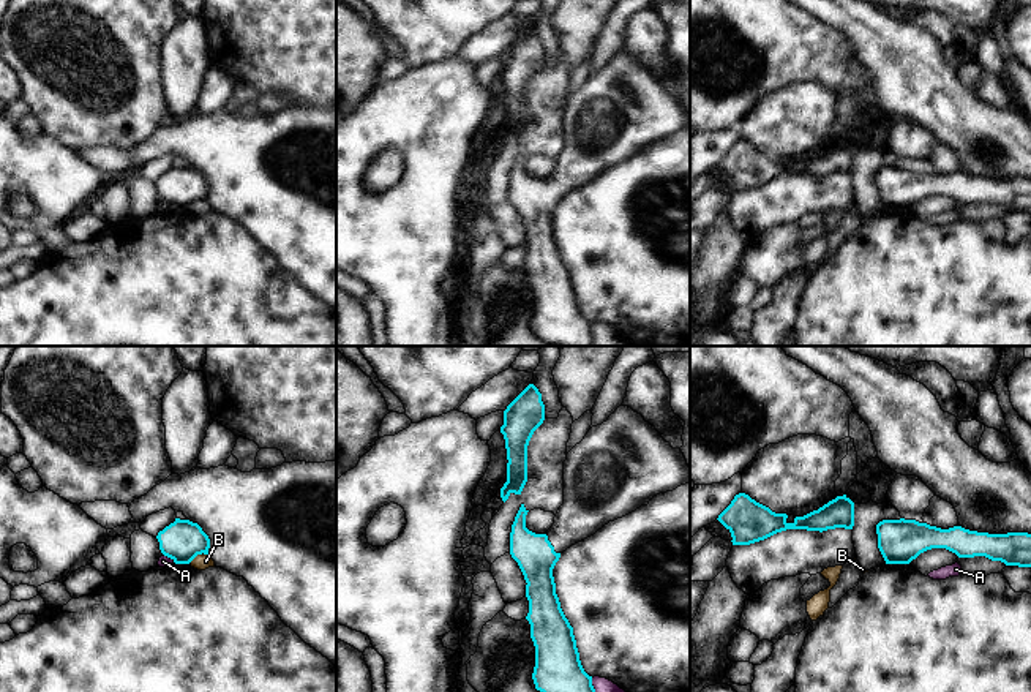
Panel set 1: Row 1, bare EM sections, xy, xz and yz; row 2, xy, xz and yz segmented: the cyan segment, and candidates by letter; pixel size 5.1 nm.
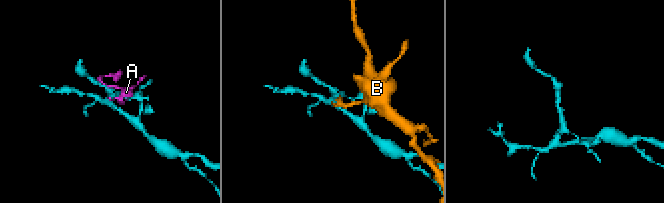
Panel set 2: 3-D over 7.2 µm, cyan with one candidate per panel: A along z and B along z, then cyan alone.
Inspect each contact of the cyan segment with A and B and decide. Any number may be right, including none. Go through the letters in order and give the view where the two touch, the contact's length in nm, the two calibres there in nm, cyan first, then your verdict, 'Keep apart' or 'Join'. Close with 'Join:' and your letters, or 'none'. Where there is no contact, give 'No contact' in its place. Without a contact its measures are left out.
A: Touches cyan in xz. Shared border 110 nm. Thickness 240 nm (cyan) against 160 nm. Keep apart
B: Touches cyan in xy. Shared border 120 nm. Thickness 220 nm (cyan) against 80 nm. Keep apart
Join: none

